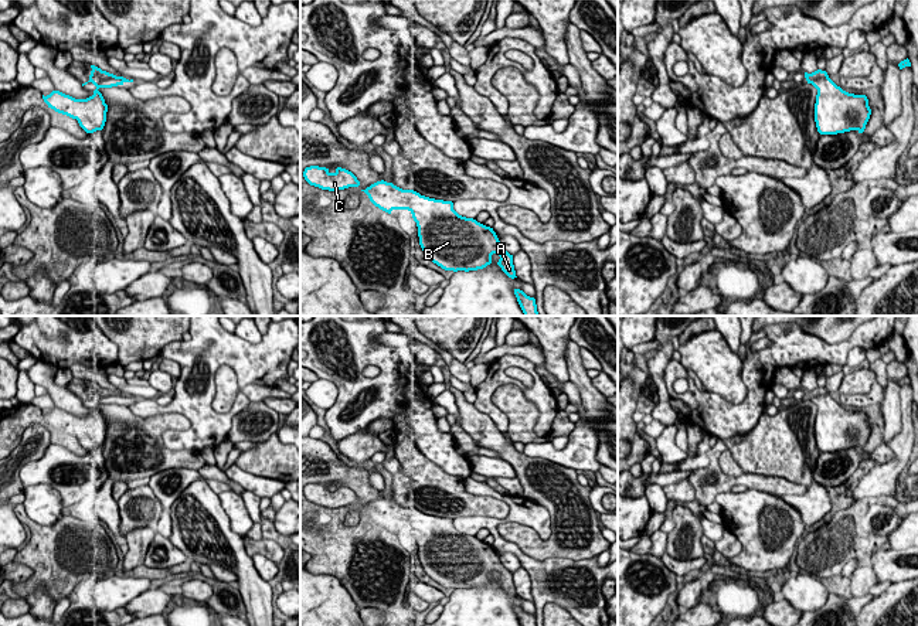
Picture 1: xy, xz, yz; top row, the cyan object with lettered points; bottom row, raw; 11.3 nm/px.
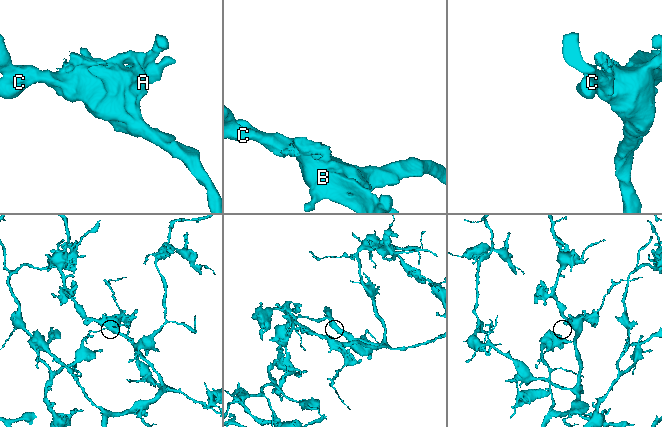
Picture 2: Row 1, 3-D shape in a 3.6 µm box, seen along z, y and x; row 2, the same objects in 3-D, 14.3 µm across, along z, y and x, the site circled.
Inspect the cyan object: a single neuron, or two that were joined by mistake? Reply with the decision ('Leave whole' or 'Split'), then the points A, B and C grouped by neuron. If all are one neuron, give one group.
Leave whole. Groups: A B C

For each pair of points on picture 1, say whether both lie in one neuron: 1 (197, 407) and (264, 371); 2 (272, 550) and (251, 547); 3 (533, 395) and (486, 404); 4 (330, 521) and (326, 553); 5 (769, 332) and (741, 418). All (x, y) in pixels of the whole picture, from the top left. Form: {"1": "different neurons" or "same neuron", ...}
{"1": "same neuron", "2": "same neuron", "3": "same neuron", "4": "same neuron", "5": "same neuron"}

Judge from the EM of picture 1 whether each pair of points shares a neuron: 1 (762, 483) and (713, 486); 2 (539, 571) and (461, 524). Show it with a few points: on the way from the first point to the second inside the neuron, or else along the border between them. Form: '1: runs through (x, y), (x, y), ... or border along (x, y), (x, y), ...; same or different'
1: runs through (750, 480), (731, 480), (726, 483); same
2: runs through (519, 554), (486, 524), (480, 524); same

